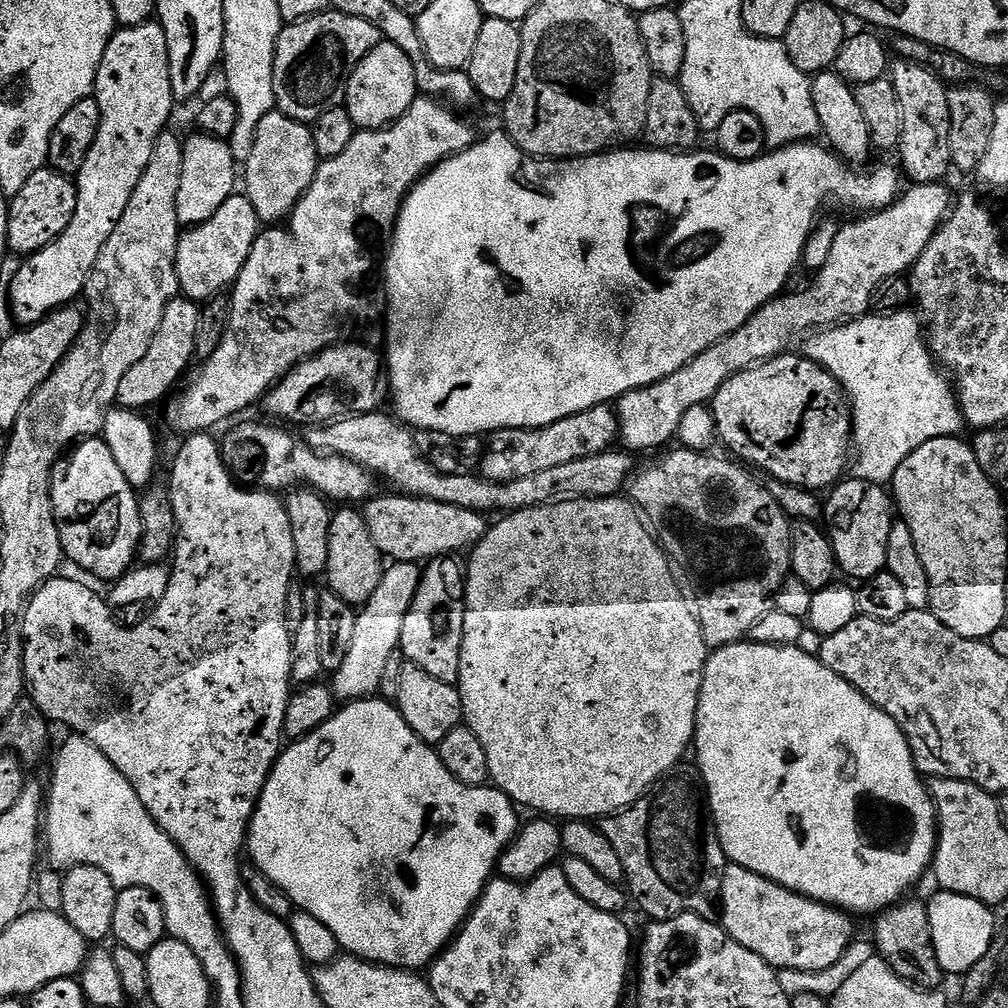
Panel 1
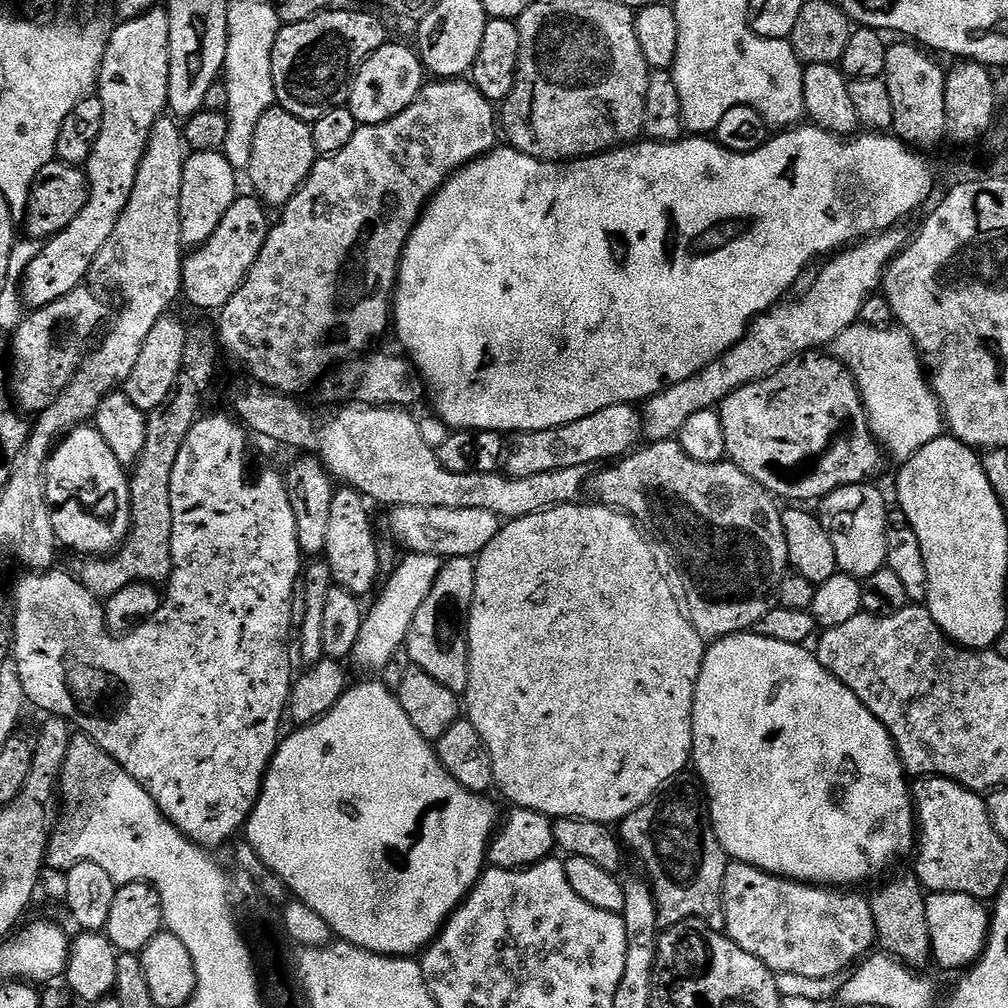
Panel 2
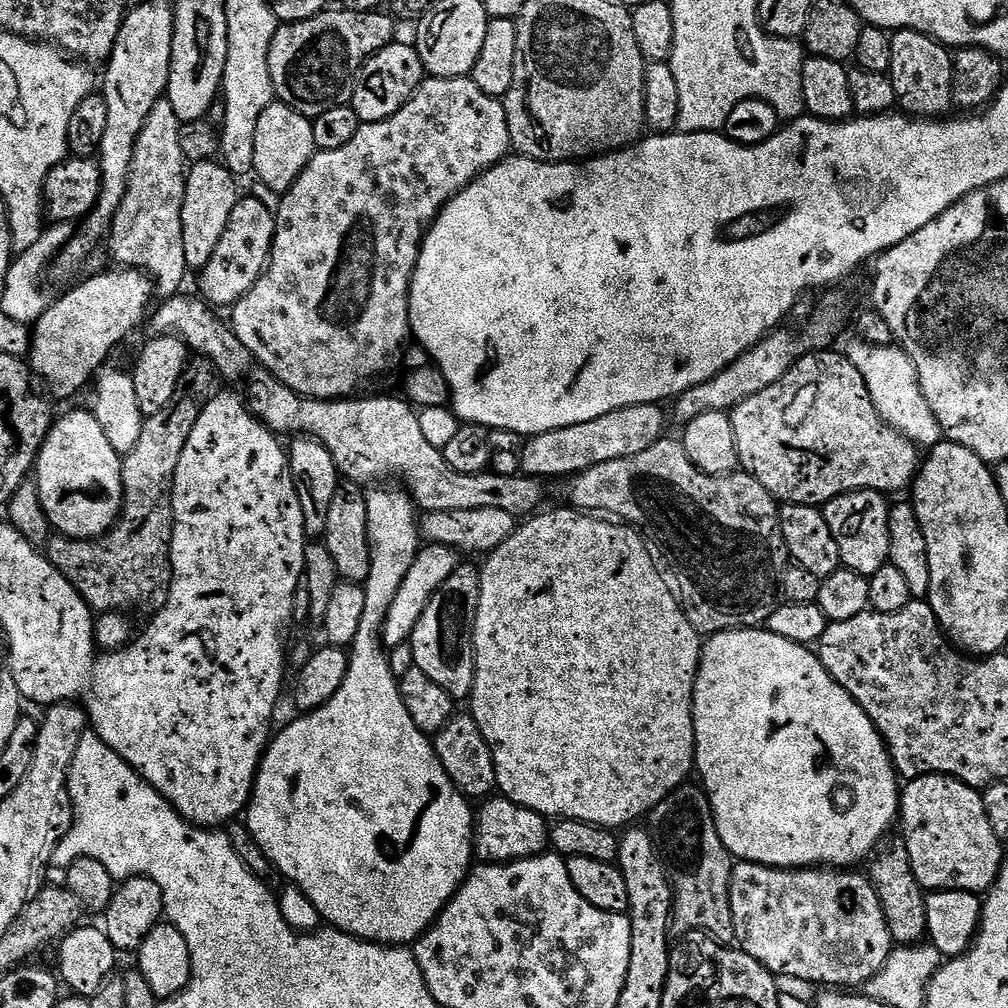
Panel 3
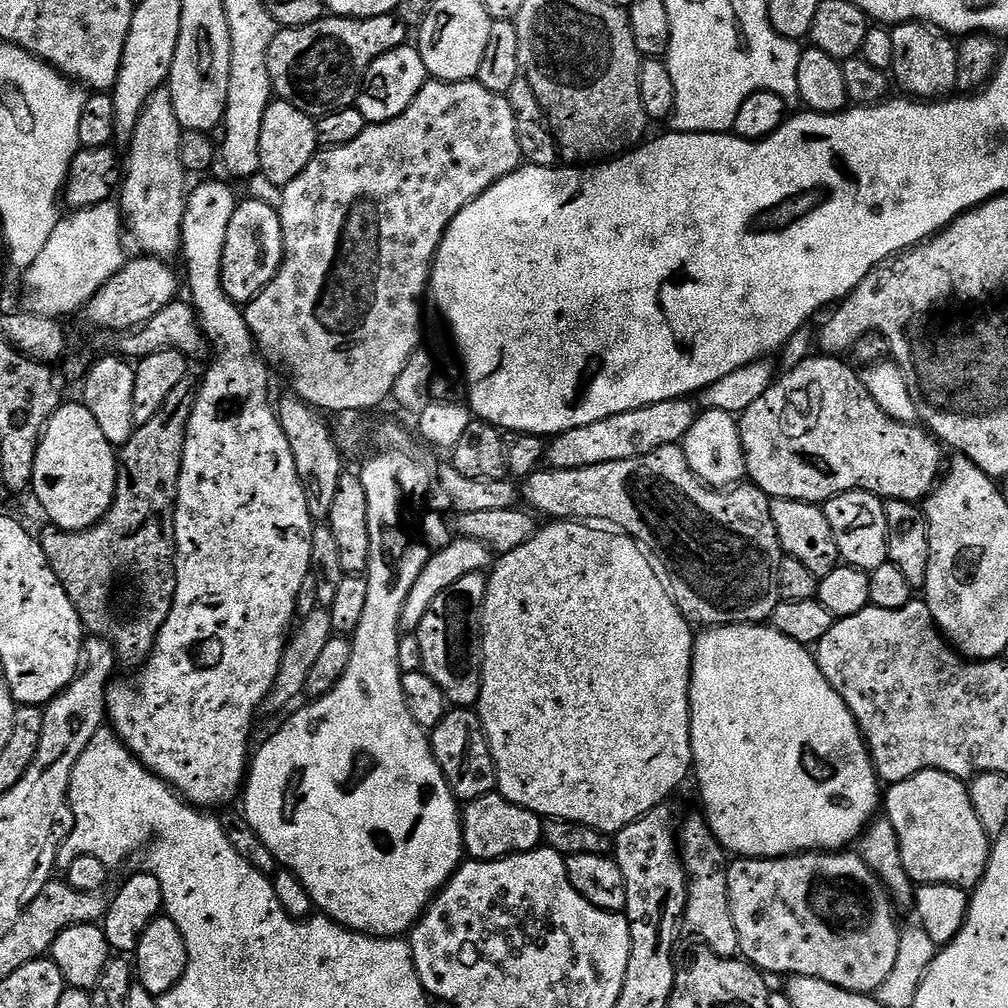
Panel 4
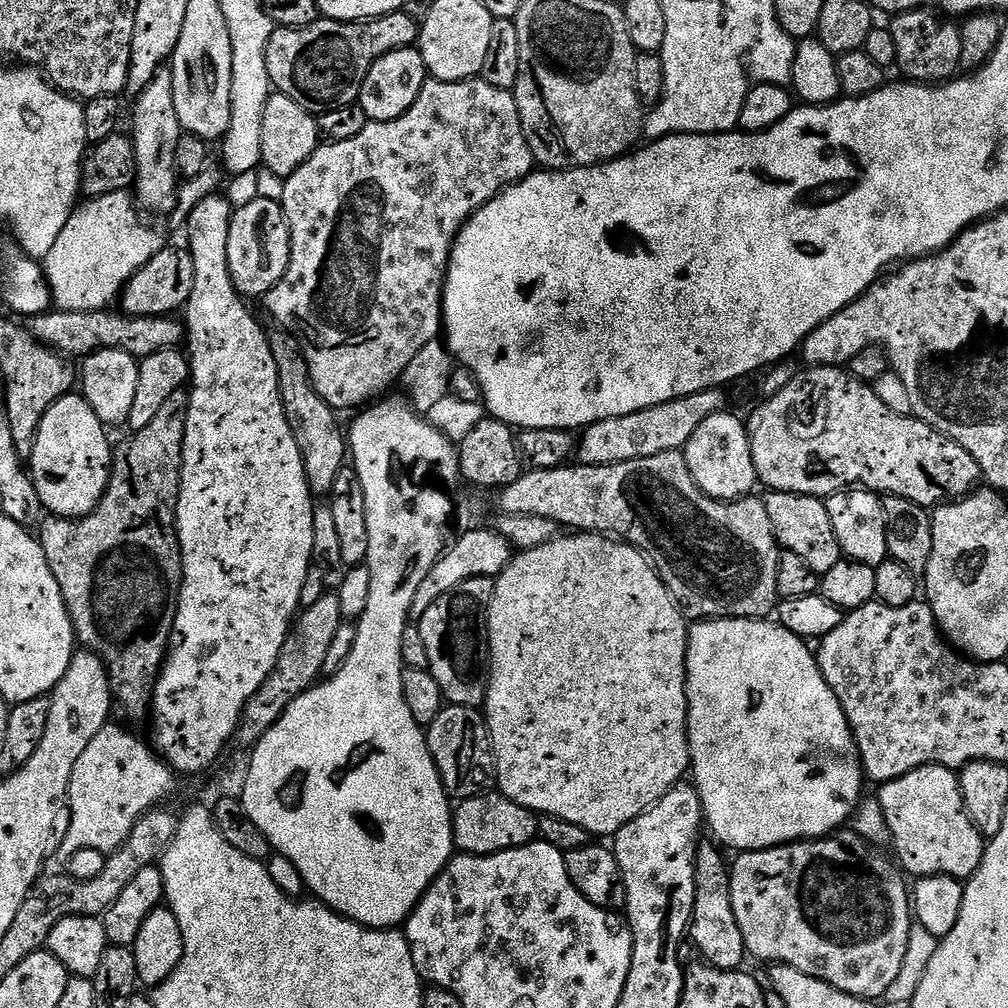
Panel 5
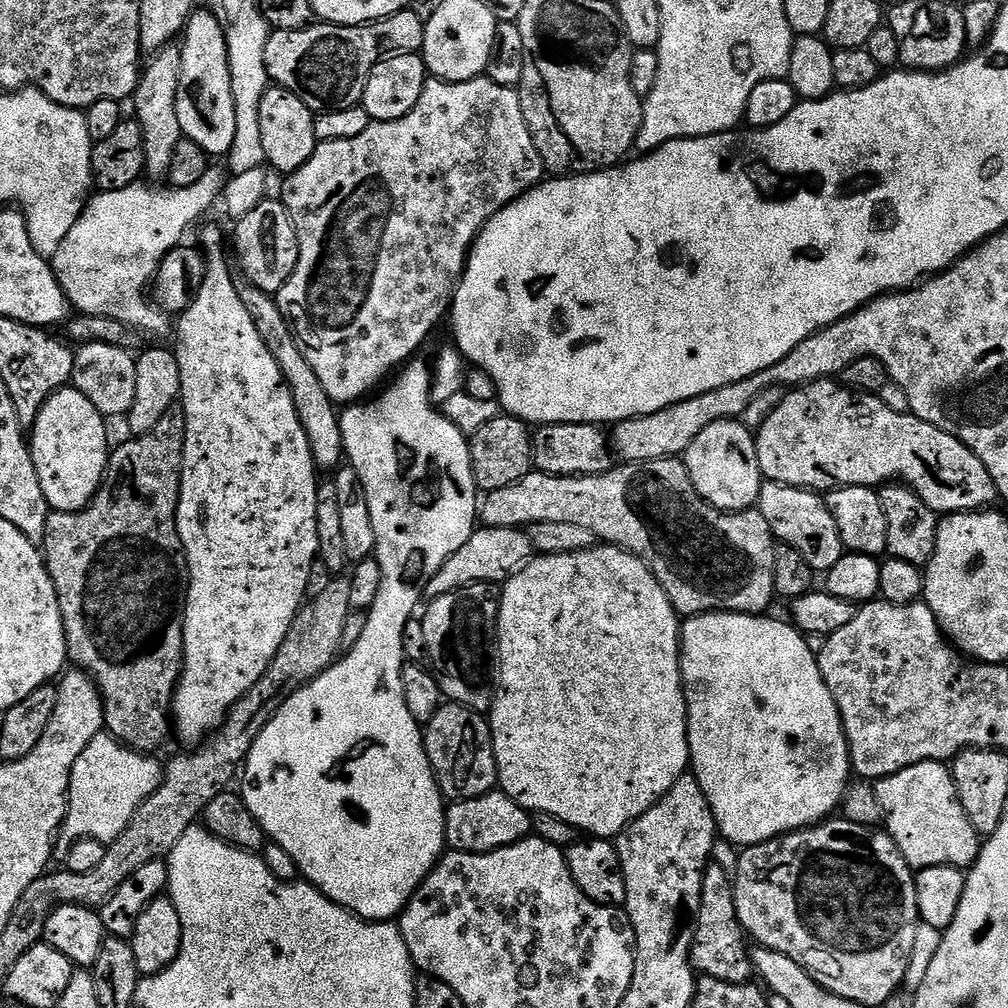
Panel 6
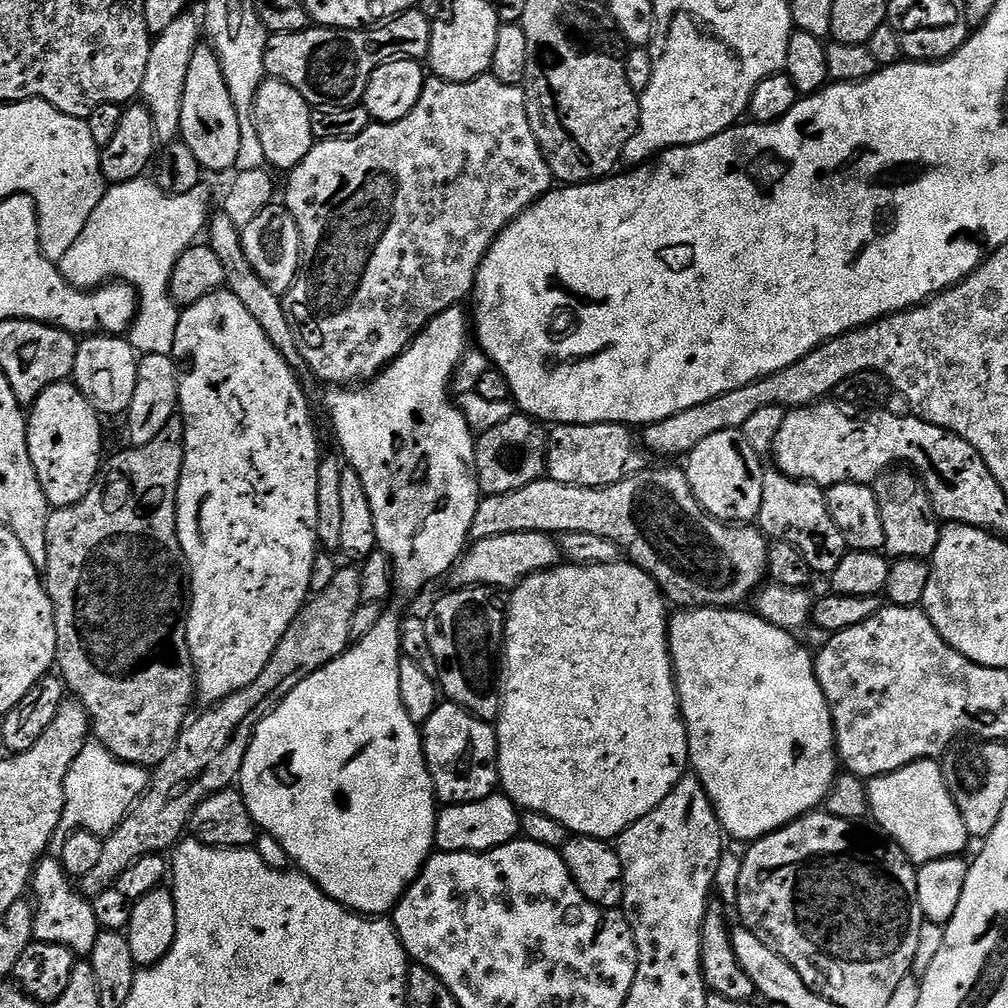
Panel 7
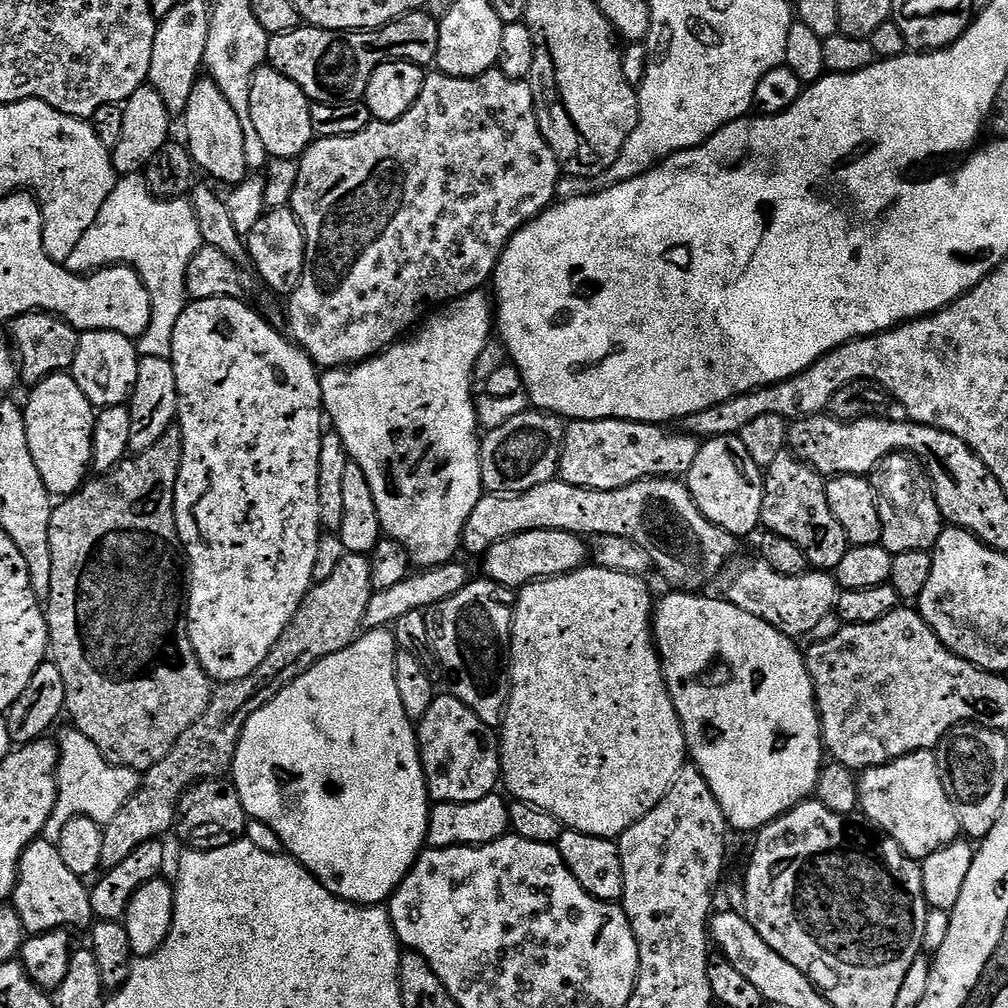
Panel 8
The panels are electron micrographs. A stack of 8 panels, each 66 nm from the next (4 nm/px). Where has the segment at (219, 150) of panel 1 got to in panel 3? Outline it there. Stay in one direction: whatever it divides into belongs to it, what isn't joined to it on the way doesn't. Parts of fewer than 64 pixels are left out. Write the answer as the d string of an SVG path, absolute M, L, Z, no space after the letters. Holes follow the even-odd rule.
M216 160L193 164L187 169L186 194L182 202L182 246L186 246L189 269L199 270L210 262L210 254L214 254L214 246L218 246L218 238L222 238L230 214L234 214L238 199L236 184L237 177Z

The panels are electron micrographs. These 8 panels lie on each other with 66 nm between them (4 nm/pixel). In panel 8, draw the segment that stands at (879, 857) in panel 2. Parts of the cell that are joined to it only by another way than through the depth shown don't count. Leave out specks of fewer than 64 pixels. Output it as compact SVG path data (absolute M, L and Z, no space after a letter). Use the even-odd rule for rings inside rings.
M672 590L655 601L652 618L652 634L656 641L656 652L664 665L664 681L668 687L670 698L674 702L674 710L682 722L682 730L686 738L686 746L691 763L706 778L706 786L718 798L718 806L722 806L722 814L728 820L729 829L740 832L759 833L761 828L774 822L791 808L804 803L816 791L816 783L820 781L820 769L826 763L824 735L820 729L820 709L816 706L816 687L810 678L810 670L805 653L793 637L782 634L770 626L770 622L762 622L762 618L754 618L754 614L746 614L746 610L738 610L727 598L715 600L712 596Z

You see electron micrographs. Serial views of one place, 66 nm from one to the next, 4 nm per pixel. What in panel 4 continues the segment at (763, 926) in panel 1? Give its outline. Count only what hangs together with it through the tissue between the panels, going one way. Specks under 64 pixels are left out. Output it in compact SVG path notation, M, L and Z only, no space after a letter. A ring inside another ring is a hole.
M859 851L798 852L795 856L779 856L773 860L733 859L728 866L728 897L730 898L730 914L734 918L734 930L738 930L739 955L749 964L760 969L761 973L773 972L776 976L784 976L783 978L809 976L818 978L822 982L830 982L847 992L875 994L882 986L882 982L886 982L890 970L894 970L894 962L898 962L898 942L902 928L901 925L896 925L897 909L884 883L870 870L870 866L866 866Z

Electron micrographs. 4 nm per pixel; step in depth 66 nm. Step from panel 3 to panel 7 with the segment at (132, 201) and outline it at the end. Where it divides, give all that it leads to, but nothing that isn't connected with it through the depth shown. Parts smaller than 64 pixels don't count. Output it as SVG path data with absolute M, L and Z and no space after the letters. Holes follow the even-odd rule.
M191 11L183 12L181 16L174 18L174 22L170 22L170 26L166 26L166 30L159 32L153 39L150 62L146 62L146 78L142 78L140 96L144 107L150 110L156 139L161 145L172 143L180 134L182 94L186 90L186 74L190 71L190 58L194 58L202 40L201 17L192 15Z

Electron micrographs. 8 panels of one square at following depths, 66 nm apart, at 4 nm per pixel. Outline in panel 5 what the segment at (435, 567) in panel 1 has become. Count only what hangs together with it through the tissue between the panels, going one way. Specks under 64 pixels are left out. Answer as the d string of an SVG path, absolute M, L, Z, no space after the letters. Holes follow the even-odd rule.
M491 576L470 578L450 594L442 594L426 614L418 617L418 627L422 642L426 642L428 671L434 682L442 686L442 694L448 704L467 708L483 709L488 689L488 607L492 605L492 595L496 581Z

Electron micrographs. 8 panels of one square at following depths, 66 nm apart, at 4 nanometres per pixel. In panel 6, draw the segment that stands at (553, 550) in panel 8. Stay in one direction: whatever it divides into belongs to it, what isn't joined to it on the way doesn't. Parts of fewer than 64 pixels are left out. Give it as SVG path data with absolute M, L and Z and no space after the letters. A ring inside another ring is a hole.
M477 527L470 542L466 542L466 546L462 546L462 550L458 550L458 554L450 557L446 566L442 566L442 570L438 570L434 578L430 578L424 591L425 597L433 601L442 594L450 594L460 588L492 586L495 580L503 582L515 572L519 572L529 560L533 559L533 556L532 537L525 531L519 528Z

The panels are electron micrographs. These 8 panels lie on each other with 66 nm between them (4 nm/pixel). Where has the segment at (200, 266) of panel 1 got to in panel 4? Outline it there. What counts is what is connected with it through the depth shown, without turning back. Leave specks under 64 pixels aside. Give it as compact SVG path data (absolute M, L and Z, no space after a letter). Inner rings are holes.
M244 200L237 203L234 218L226 229L226 250L222 250L222 290L236 304L246 306L278 274L284 261L282 222L275 203Z

